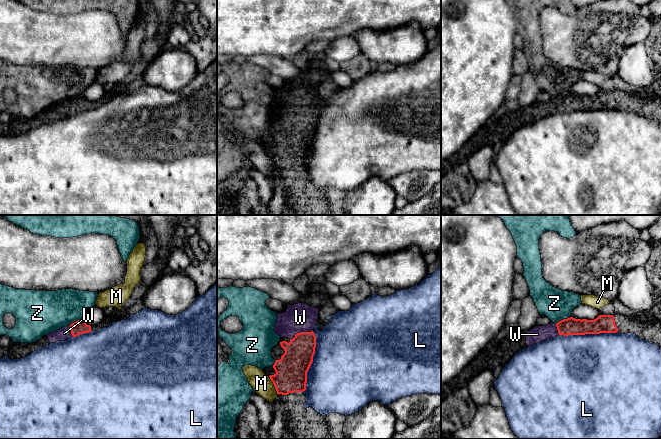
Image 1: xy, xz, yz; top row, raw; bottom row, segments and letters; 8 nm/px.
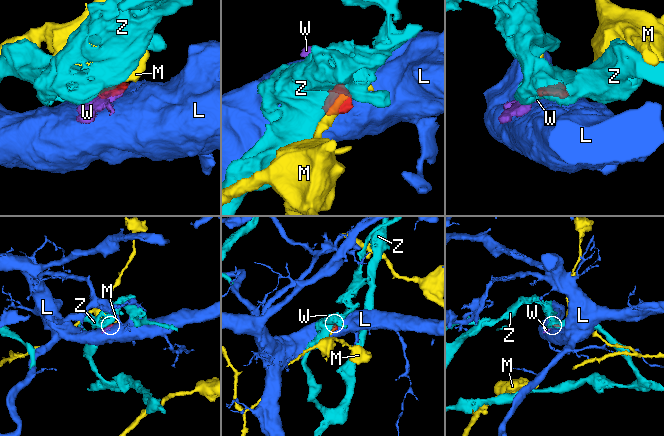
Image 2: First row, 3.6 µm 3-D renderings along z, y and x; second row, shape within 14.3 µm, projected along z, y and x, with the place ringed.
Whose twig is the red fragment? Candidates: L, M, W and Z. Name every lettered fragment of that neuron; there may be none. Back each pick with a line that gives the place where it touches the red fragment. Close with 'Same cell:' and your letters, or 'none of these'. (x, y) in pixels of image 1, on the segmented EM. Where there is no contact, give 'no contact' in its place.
W: meets red in xz at (301, 332)
Same cell: W

